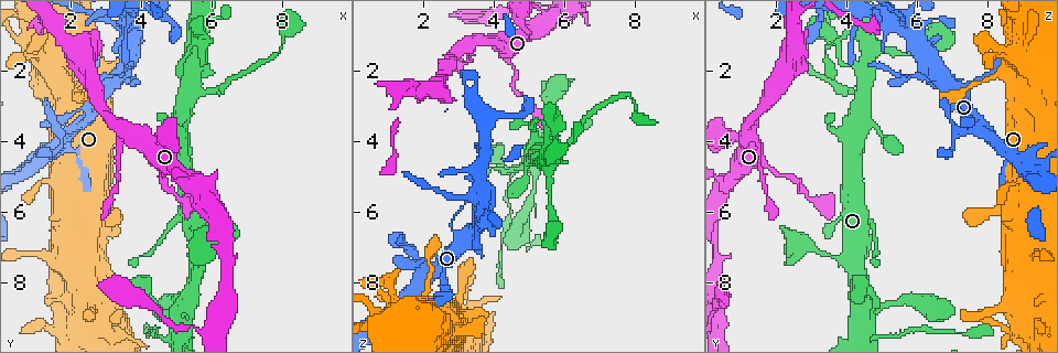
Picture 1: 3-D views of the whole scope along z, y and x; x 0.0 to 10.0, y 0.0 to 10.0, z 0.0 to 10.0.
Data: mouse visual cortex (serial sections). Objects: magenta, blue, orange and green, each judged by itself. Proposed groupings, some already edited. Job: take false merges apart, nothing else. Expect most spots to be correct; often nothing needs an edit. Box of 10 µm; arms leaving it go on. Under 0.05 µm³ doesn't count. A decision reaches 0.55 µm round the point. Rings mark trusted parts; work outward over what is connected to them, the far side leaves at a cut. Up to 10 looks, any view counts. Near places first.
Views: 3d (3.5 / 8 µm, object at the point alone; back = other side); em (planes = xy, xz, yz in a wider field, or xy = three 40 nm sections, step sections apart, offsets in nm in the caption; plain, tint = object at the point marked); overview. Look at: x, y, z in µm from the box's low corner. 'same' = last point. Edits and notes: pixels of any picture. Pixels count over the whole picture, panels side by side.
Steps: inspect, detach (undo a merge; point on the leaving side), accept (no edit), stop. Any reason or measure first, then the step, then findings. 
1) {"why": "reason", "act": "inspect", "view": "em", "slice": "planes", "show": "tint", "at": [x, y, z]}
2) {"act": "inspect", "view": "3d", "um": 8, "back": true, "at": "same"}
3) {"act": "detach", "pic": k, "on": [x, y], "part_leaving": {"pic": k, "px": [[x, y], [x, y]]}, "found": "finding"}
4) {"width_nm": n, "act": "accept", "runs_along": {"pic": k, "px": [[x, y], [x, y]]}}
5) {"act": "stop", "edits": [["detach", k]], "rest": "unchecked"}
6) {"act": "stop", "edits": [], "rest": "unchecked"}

{"why": "three-way junction", "act": "inspect", "view": "3d", "um": 3.5, "at": [1.75, 3.55, 7.55]}

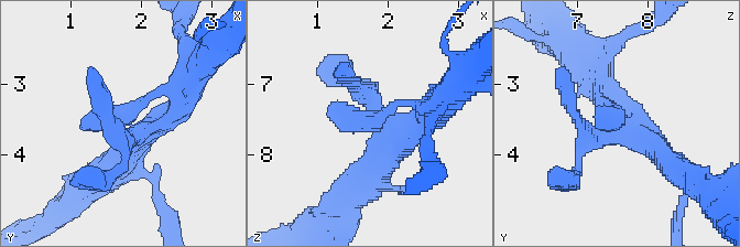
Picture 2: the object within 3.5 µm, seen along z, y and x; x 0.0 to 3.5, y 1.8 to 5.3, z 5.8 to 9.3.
{"act": "inspect", "view": "em", "slice": "planes", "show": "tint", "at": [1.80, 3.50, 7.60]}

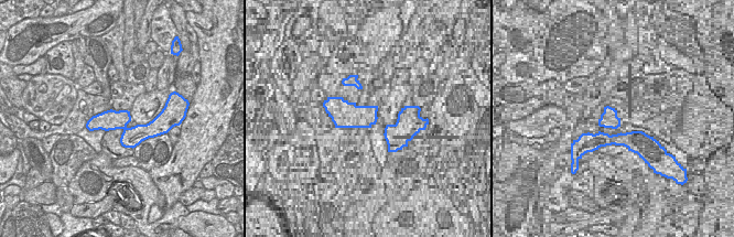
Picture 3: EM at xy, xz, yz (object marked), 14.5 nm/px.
{"why": "another direction", "act": "inspect", "view": "em", "slice": "xy", "step": 5, "show": "tint", "at": "same"}

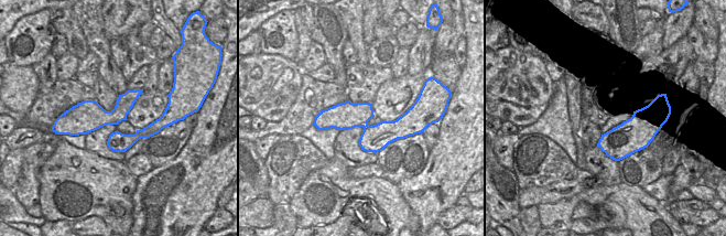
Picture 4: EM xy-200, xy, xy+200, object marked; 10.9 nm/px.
{"act": "accept", "runs_along": {"pic": 2, "px": [[181, 105], [140, 131], [79, 128]]}, "found": "all the same cell"}

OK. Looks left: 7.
{"why": "sharp bend", "act": "inspect", "view": "3d", "um": 3.5, "at": [5.40, 2.70, 4.40]}

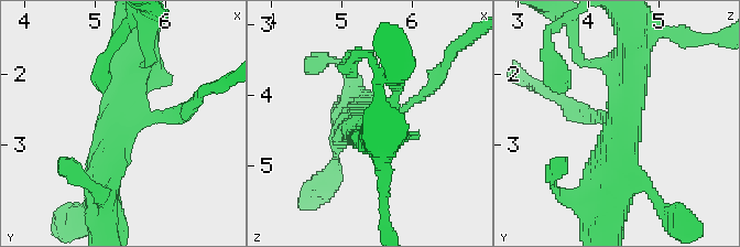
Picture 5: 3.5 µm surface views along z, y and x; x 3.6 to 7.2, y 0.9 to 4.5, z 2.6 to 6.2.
{"arms": 3, "arm_widths_nm": [150, 450, 500], "act": "inspect", "view": "em", "slice": "xy", "step": 1, "show": "tint", "at": [5.35, 2.75, 4.45]}

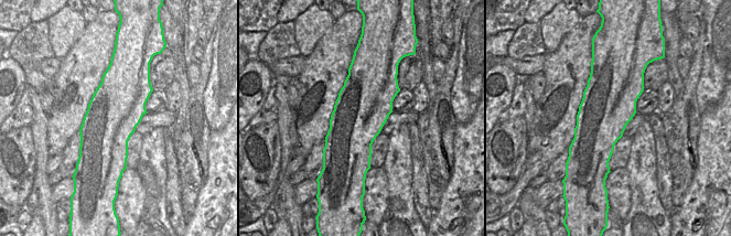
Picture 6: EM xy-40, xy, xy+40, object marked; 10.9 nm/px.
{"act": "accept", "runs_along": {"pic": 5, "px": [[102, 195], [133, 60]]}, "found": "one cell here"}

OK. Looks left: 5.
{"why": "three arms meet", "act": "inspect", "view": "3d", "um": 8, "at": [3.60, 3.85, 1.20]}

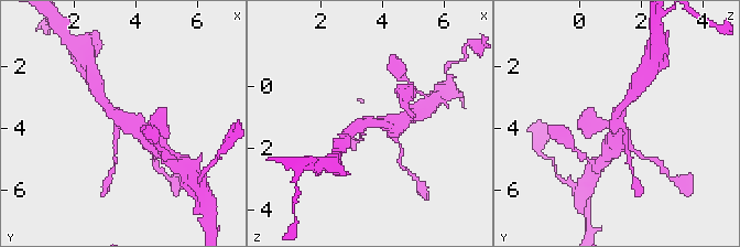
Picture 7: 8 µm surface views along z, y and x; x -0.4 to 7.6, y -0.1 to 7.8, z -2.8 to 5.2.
{"why": "shape alone is not enough", "act": "inspect", "view": "em", "slice": "xy", "step": 3, "show": "tint", "at": "same"}

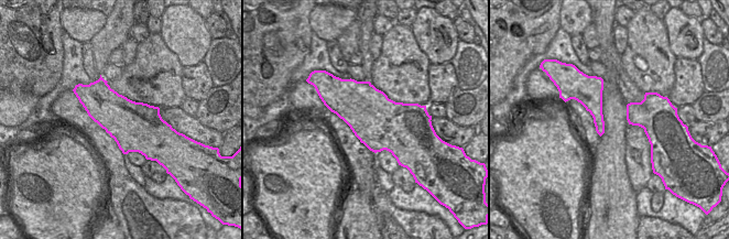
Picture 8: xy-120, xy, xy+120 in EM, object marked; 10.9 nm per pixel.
{"arm_widths_nm": [150, 250, 500], "act": "accept", "runs_along": {"pic": 7, "px": [[149, 138], [123, 124], [101, 99]]}, "found": "all the same cell"}

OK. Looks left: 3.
{"why": "a fork", "act": "inspect", "view": "3d", "um": 3.5, "at": [2.10, 1.40, 2.50]}

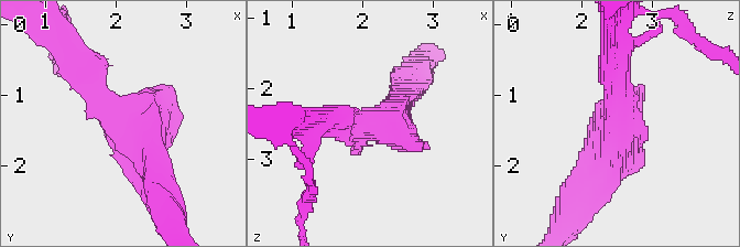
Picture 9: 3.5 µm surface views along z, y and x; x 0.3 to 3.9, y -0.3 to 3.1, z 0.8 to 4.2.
{"act": "inspect", "view": "em", "slice": "xy", "step": 3, "show": "tint", "at": [2.10, 1.35, 2.50]}

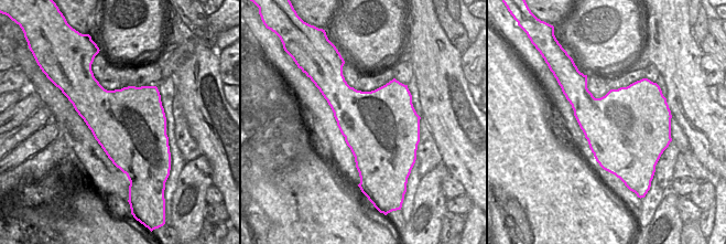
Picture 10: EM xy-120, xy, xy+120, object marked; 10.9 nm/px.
{"act": "accept", "found": "one cell here"}

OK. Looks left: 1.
{"act": "stop", "edits": [], "rest": "unchecked"}

